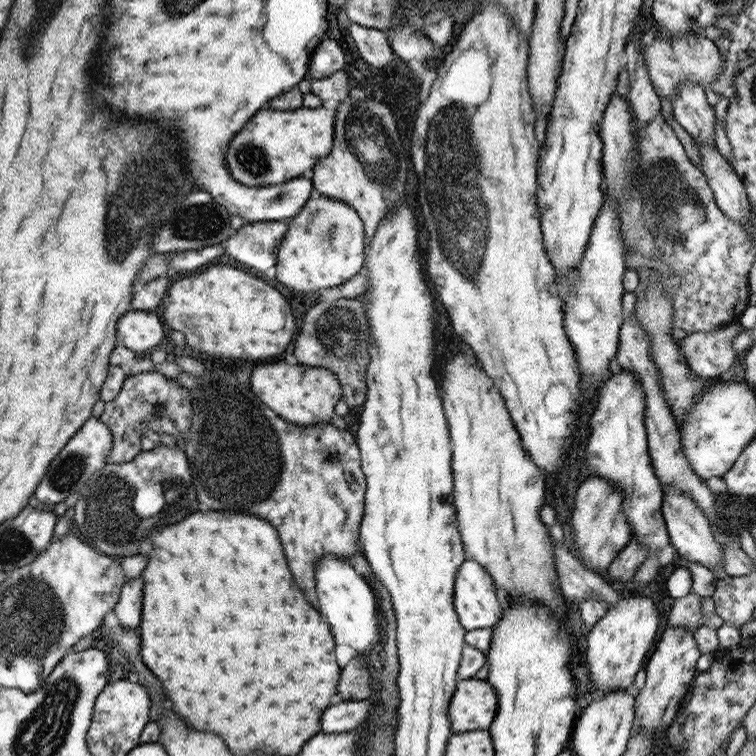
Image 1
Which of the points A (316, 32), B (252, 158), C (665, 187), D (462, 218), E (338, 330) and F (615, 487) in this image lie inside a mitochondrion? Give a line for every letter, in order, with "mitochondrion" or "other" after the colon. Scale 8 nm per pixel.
A: other
B: mitochondrion
C: mitochondrion
D: mitochondrion
E: mitochondrion
F: other

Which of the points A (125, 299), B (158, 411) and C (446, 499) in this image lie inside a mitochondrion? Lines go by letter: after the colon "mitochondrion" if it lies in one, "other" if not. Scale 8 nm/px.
A: other
B: mitochondrion
C: other

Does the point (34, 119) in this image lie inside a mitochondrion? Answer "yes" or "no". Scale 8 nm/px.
no

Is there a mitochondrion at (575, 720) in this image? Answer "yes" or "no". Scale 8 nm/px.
no

